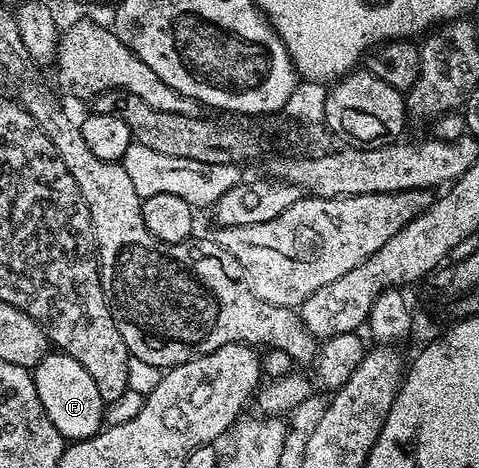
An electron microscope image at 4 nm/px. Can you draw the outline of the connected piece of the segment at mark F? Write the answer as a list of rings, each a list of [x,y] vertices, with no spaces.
[[[60,350],[50,351],[48,356],[32,369],[35,390],[39,394],[39,402],[43,402],[43,410],[47,410],[47,418],[64,436],[66,441],[76,442],[88,440],[97,435],[103,427],[107,401],[99,394],[99,386],[91,379],[91,374],[79,366],[75,358],[66,356]]]

